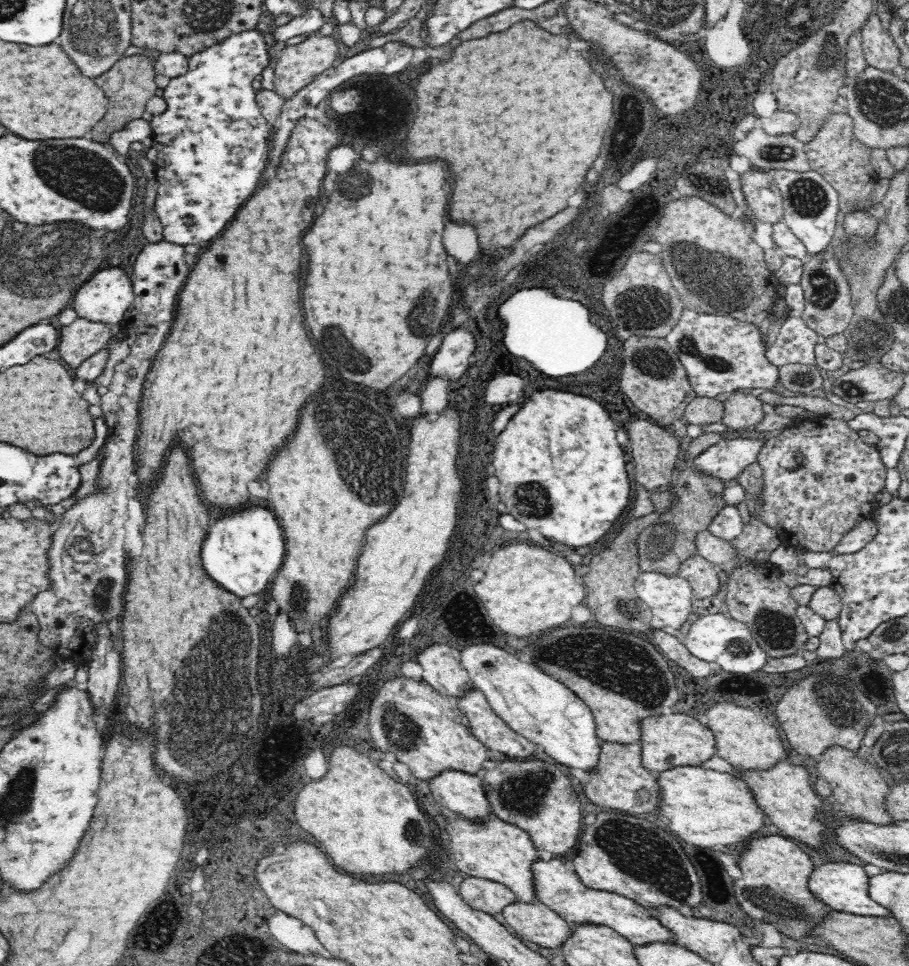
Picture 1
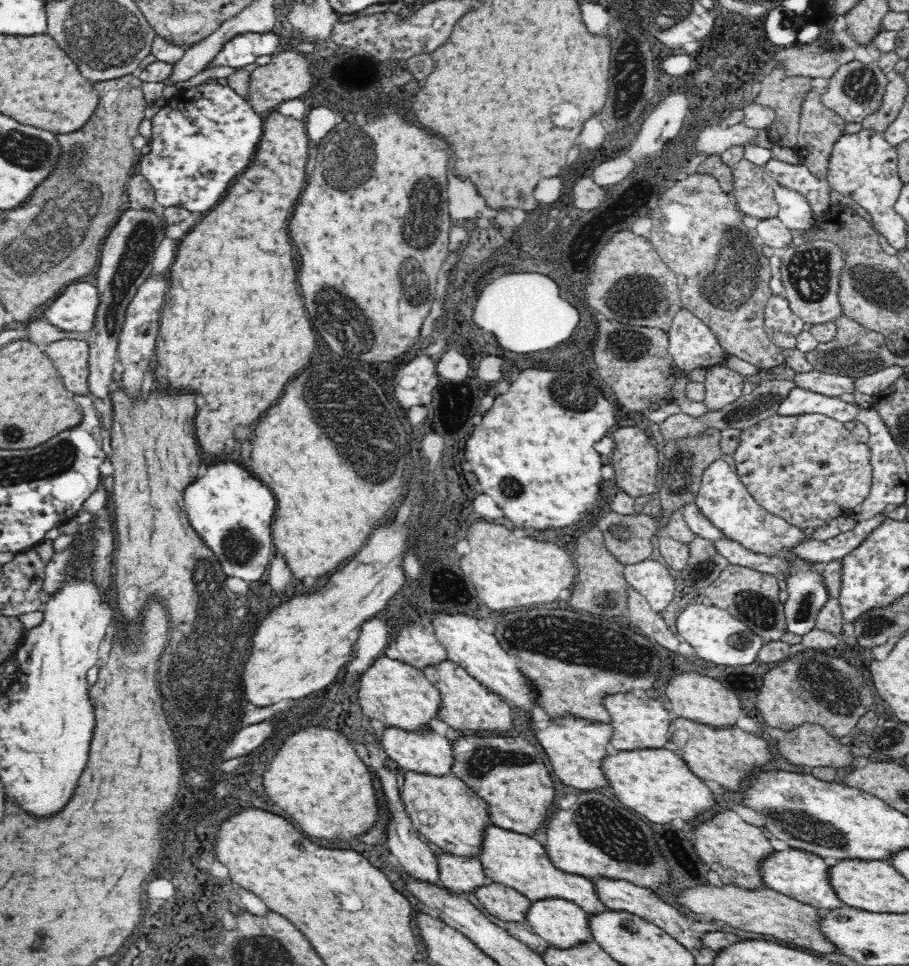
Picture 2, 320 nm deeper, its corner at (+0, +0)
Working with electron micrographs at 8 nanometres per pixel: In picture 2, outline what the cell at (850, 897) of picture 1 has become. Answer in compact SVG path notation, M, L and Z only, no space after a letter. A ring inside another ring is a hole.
M790 849L776 851L762 864L762 877L768 889L780 892L789 898L794 898L804 904L810 904L816 909L837 910L843 908L845 903L839 898L830 879L830 861L817 854Z

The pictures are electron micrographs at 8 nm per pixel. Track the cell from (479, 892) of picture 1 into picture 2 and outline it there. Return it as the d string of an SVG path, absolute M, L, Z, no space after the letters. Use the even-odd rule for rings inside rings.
M451 854L436 855L440 867L440 880L450 895L475 894L480 888L488 886L491 880L476 858L463 858Z

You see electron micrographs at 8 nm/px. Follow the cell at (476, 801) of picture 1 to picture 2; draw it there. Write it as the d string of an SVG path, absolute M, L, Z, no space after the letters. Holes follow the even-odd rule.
M432 729L426 732L404 732L398 730L386 730L382 734L382 746L387 755L395 760L407 772L417 772L428 776L448 776L452 773L454 766L454 751L449 741L444 736L440 736Z

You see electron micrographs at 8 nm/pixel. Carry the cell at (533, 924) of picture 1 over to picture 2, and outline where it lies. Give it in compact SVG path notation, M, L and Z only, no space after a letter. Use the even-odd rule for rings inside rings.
M490 882L476 891L475 896L488 913L504 922L523 924L528 921L533 903L521 892Z

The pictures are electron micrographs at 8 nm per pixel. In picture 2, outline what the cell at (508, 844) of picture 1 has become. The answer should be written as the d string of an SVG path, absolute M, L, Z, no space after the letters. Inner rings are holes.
M406 772L404 776L401 799L414 830L418 830L428 842L440 846L440 850L445 854L476 859L482 856L486 828L493 825L490 819L490 805L452 774L437 778L417 772Z

